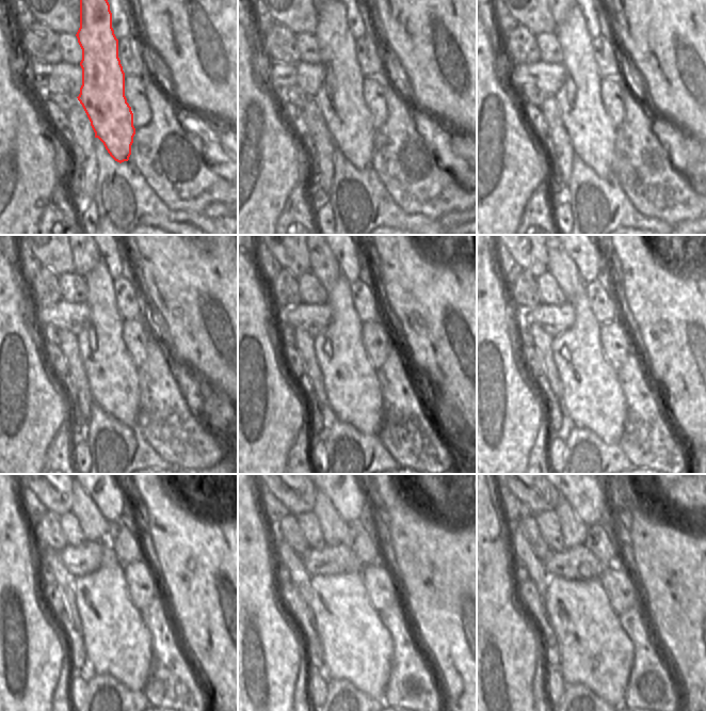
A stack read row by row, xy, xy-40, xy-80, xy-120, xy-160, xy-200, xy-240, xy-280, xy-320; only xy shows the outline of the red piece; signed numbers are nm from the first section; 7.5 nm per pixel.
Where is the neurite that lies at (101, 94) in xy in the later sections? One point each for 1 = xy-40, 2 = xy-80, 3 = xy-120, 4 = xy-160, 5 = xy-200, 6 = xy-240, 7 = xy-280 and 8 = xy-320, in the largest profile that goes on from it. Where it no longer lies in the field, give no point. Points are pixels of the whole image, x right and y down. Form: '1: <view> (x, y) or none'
1: xy-40 (340, 99)
2: xy-80 (592, 133)
3: xy-120 (112, 376)
4: xy-160 (350, 379)
5: xy-200 (592, 395)
6: xy-240 (116, 641)
7: xy-280 (356, 647)
8: xy-320 (594, 650)

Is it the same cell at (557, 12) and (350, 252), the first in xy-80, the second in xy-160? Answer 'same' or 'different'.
different

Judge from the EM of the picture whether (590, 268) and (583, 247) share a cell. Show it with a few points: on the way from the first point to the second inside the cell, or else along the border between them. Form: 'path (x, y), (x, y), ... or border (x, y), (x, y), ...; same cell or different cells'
path (587, 263), (584, 252); same cell

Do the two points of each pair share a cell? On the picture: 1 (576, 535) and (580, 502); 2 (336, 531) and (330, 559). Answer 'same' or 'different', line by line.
1: different
2: different

